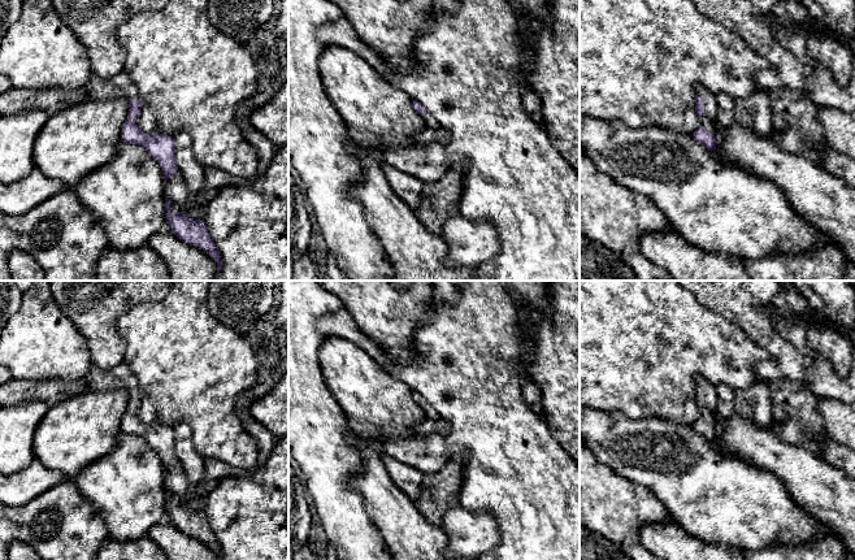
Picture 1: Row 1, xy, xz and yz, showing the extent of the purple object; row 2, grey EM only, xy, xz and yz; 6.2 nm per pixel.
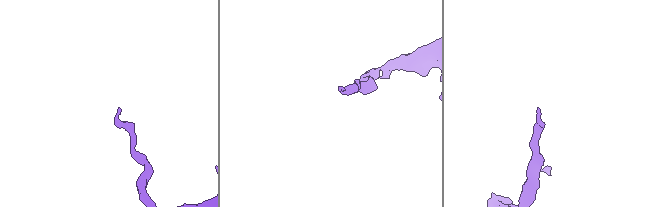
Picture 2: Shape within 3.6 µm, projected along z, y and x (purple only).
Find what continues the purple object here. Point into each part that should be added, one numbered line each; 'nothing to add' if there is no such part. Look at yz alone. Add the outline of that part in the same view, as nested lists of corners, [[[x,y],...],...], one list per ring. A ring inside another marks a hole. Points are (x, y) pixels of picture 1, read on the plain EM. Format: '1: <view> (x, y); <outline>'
1: yz (708, 412); [[[702,375],[695,378],[696,387],[704,392],[704,405],[699,408],[700,416],[712,426],[717,420],[717,392],[716,387],[708,383]]]

